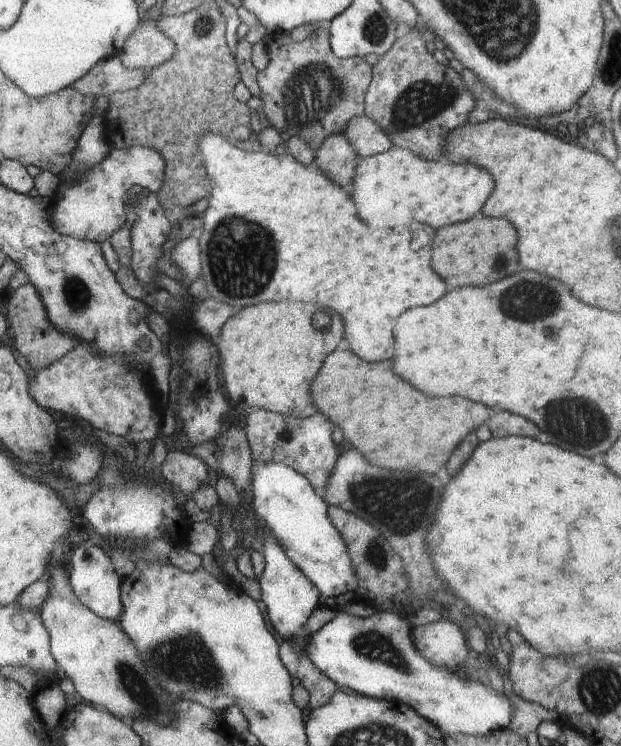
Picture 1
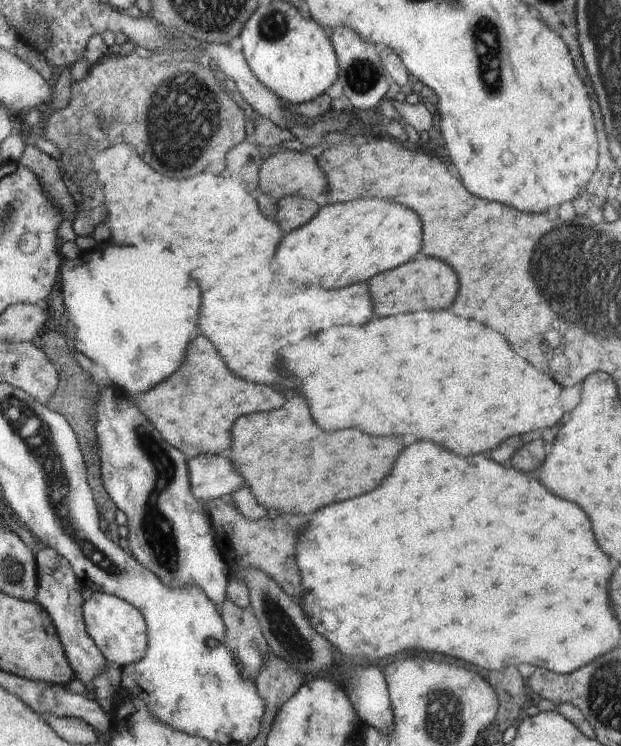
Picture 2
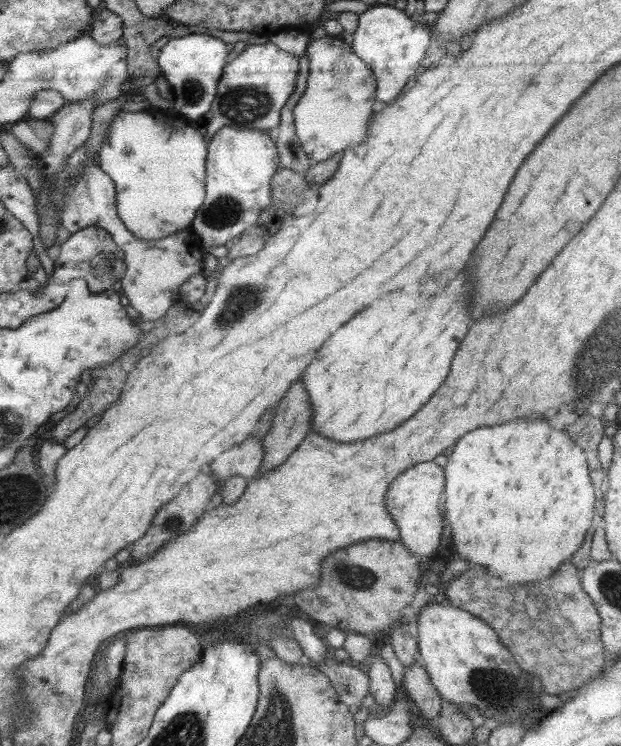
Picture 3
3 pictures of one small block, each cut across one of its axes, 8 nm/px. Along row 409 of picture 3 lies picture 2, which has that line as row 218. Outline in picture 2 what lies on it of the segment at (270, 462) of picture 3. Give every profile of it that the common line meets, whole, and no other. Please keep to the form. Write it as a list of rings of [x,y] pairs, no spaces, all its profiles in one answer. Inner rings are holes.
[[[288,195],[277,201],[276,220],[284,232],[304,226],[319,211],[319,204],[298,195]]]

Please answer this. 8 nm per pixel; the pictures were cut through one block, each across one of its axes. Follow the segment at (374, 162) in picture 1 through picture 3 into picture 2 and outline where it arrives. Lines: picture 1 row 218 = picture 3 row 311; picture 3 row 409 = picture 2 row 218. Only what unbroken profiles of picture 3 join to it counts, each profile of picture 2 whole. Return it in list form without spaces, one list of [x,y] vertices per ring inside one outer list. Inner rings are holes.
[[[359,198],[319,207],[312,220],[284,236],[276,254],[278,264],[272,268],[290,280],[332,290],[366,282],[378,272],[406,264],[420,252],[420,240],[422,224],[416,212],[391,200]]]

